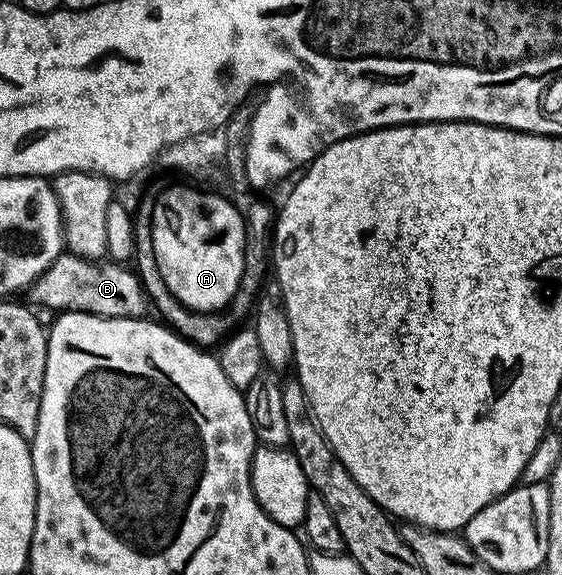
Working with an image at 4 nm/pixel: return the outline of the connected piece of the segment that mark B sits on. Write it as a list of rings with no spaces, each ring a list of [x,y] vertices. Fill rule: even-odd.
[[[70,251],[59,254],[29,286],[30,304],[68,313],[92,313],[98,317],[141,317],[149,313],[149,302],[134,268],[110,259],[90,261]],[[35,304],[35,305],[34,305]]]

